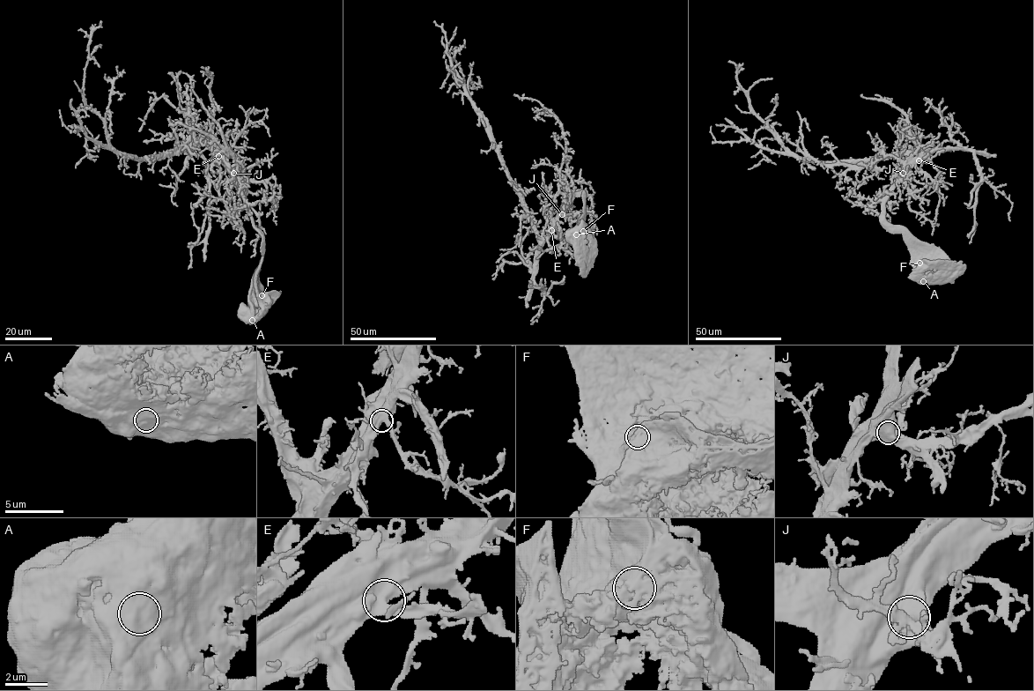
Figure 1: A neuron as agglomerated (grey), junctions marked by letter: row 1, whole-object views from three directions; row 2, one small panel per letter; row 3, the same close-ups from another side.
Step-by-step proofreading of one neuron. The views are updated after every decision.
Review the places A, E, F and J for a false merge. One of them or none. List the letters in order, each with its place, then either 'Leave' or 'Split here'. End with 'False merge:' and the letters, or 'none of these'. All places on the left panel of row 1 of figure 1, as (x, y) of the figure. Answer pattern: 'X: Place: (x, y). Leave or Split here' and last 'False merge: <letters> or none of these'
A: Place: (252, 320). Split here
E: Place: (218, 156). Leave
F: Place: (262, 295). Leave
J: Place: (233, 173). Leave
False merge: A

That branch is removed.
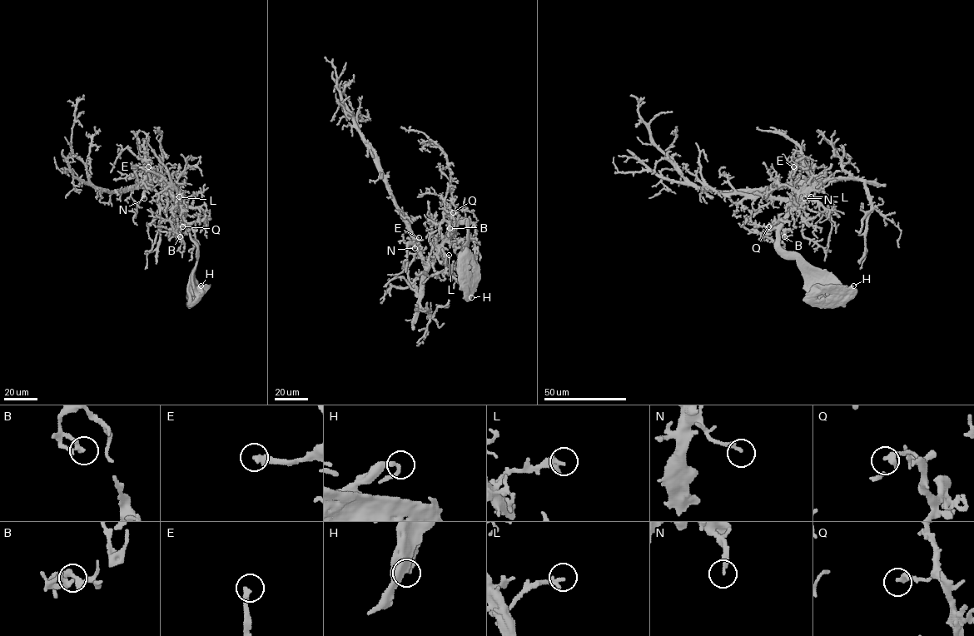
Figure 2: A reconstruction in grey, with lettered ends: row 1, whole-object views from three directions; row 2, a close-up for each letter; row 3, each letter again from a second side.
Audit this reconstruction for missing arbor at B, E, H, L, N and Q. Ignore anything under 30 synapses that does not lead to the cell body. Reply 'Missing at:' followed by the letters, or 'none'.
Missing at: E

